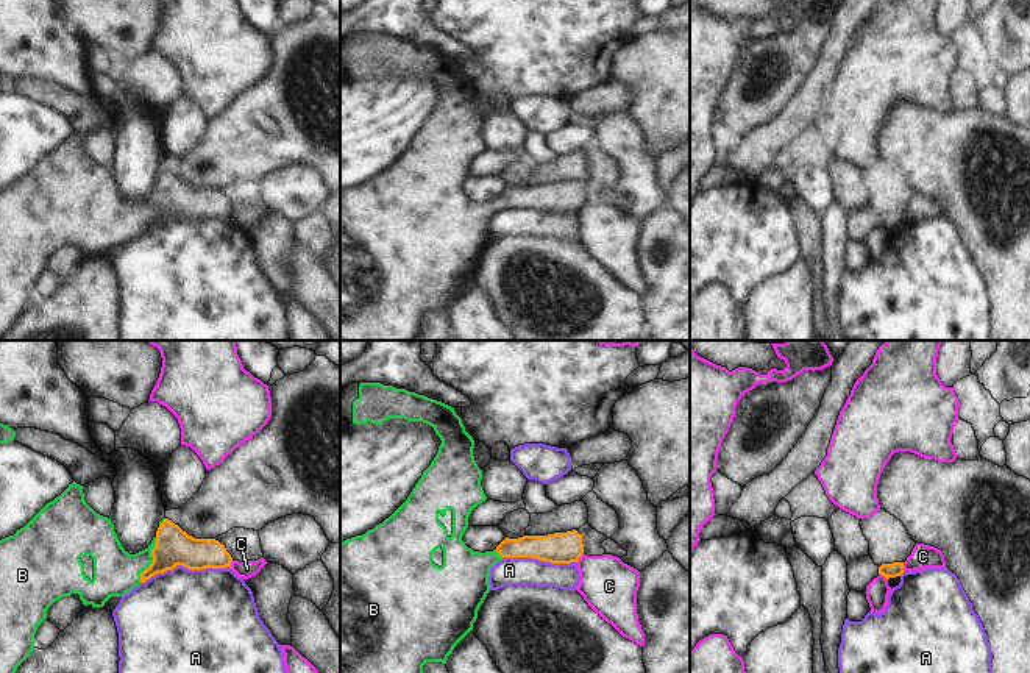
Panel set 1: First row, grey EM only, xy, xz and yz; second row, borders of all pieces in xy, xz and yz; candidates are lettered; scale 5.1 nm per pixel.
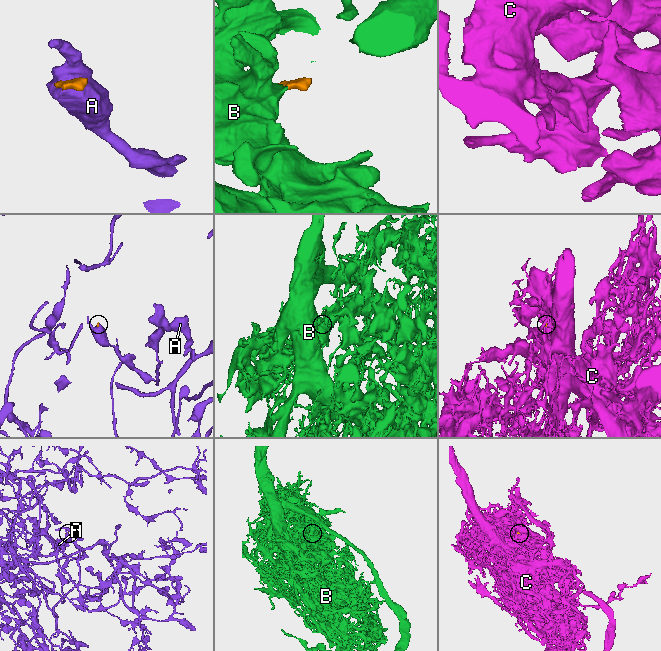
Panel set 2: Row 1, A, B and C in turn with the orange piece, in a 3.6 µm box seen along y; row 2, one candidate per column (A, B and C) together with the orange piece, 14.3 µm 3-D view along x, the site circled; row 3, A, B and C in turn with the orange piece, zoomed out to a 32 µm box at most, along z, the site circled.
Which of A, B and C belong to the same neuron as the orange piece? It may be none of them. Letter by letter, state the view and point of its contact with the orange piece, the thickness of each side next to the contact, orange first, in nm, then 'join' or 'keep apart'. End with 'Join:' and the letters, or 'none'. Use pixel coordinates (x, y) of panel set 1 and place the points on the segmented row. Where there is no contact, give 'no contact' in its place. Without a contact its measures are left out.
A: xy (184, 566) | 190/480 nm | keep apart
B: xy (153, 559) | 190/240 nm | join
C: yz (902, 567) | 80/130 nm | keep apart
Join: B

